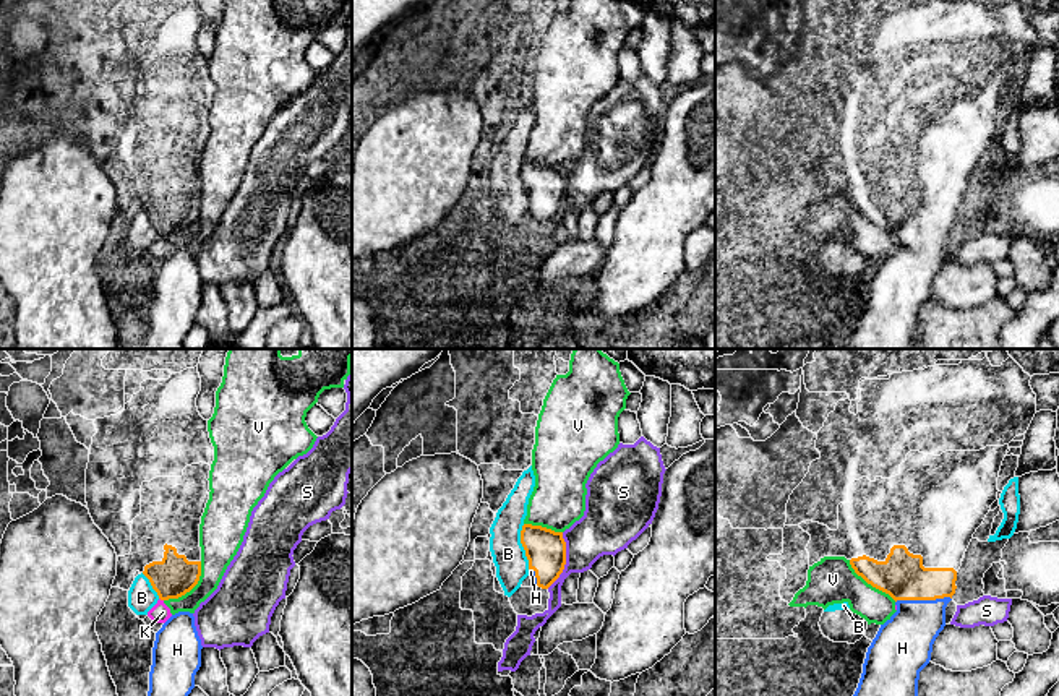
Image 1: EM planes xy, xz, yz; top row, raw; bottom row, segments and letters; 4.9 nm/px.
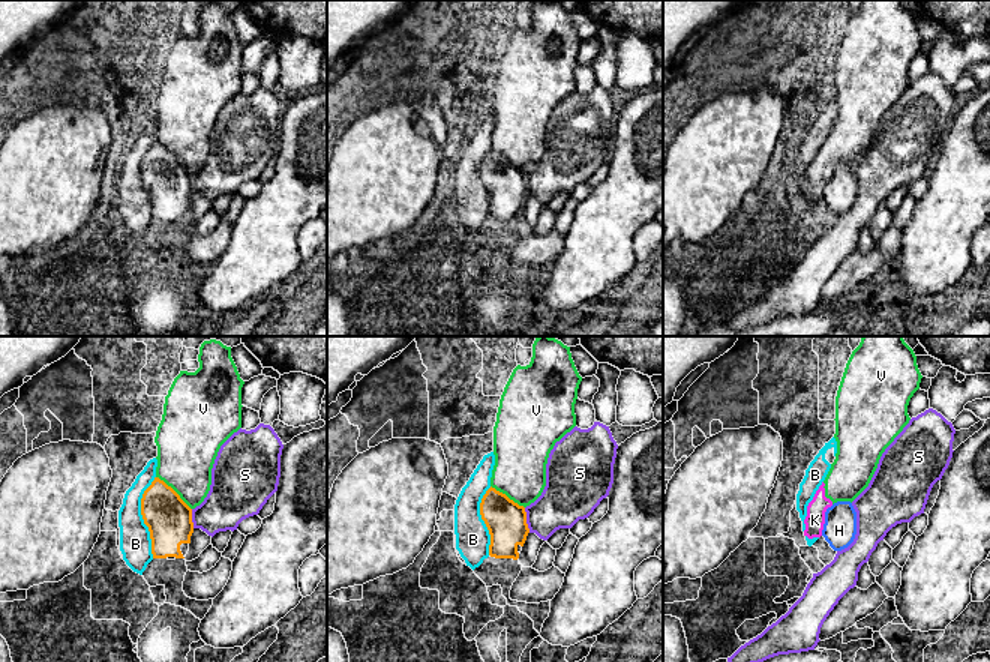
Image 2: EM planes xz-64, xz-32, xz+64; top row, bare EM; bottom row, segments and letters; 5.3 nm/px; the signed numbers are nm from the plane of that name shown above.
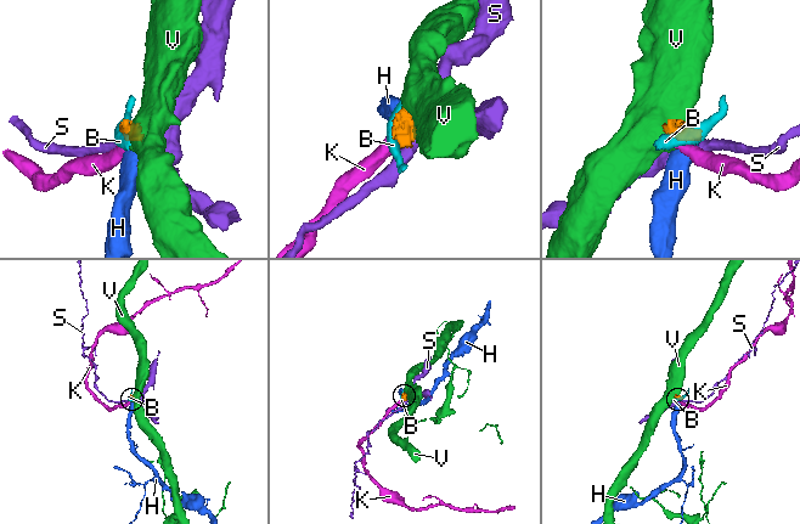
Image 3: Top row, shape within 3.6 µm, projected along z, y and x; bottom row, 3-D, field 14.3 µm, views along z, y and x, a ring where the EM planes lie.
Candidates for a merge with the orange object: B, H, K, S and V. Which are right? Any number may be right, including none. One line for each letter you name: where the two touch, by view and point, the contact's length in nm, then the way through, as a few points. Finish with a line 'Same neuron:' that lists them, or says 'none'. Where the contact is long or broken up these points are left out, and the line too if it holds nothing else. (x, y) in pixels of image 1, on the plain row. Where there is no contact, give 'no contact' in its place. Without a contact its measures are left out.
H: meets orange in yz at (923, 236); contact 280 nm long
Same neuron: H

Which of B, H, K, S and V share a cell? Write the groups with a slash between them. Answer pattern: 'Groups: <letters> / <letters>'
Groups: B / H / K V / S

